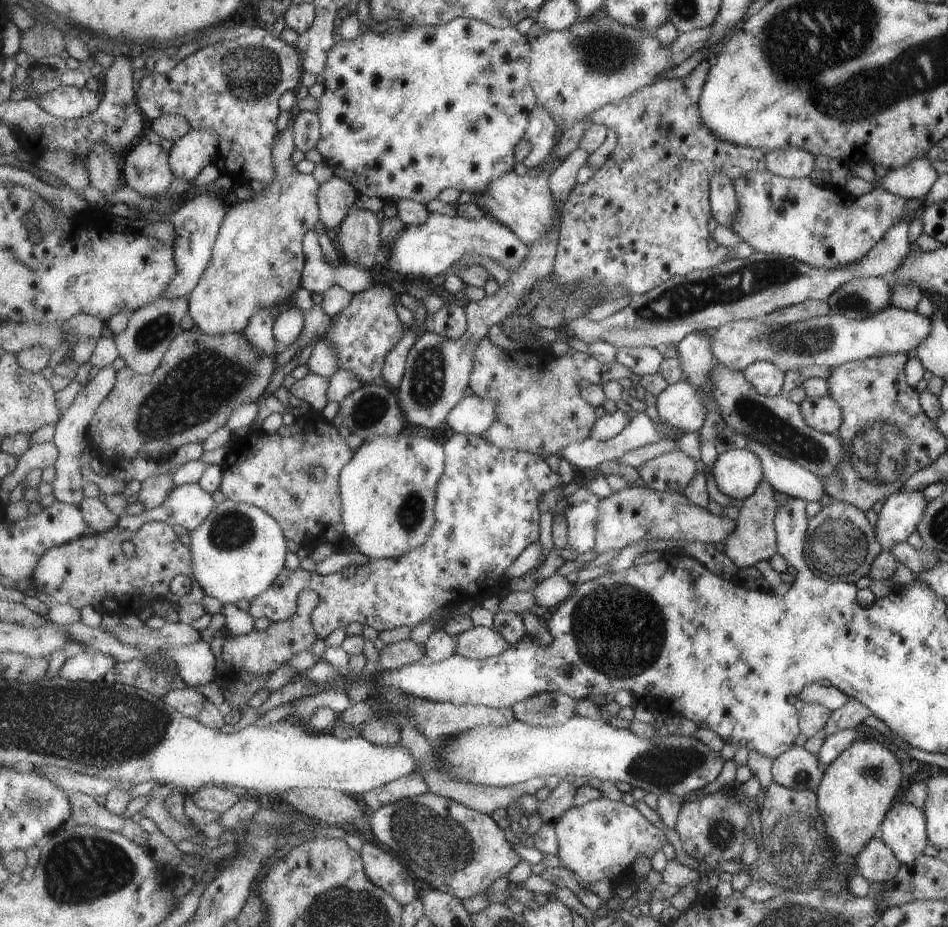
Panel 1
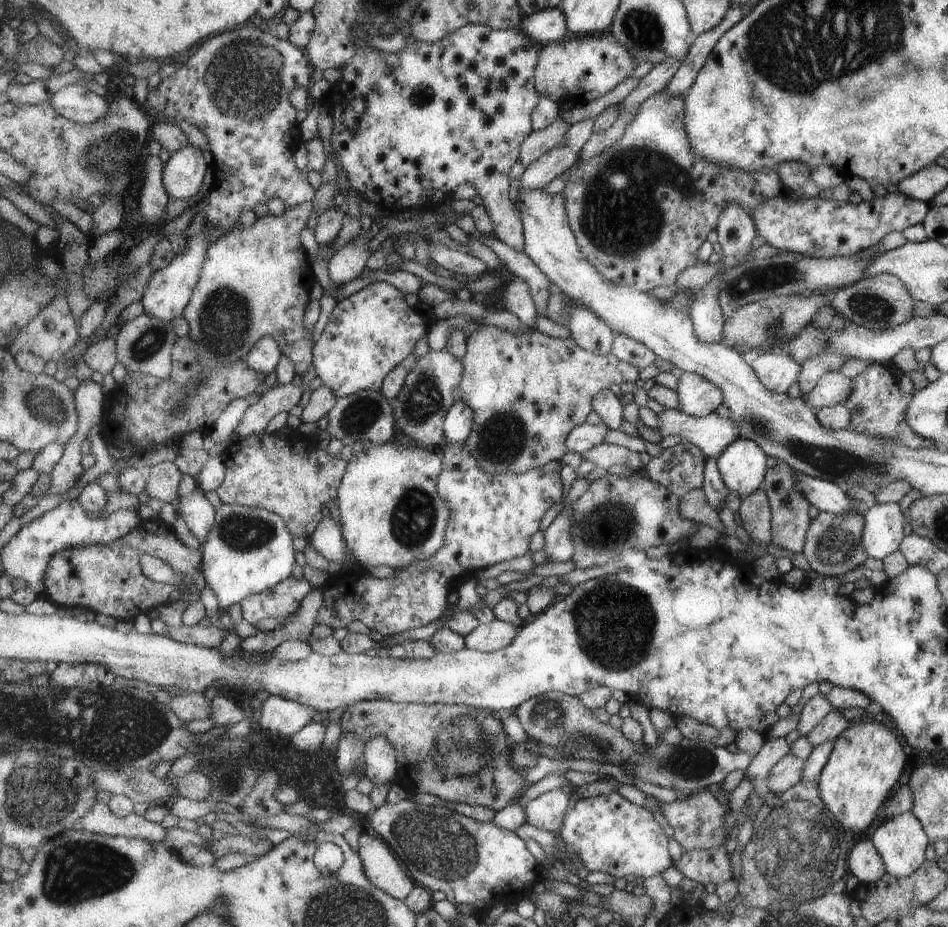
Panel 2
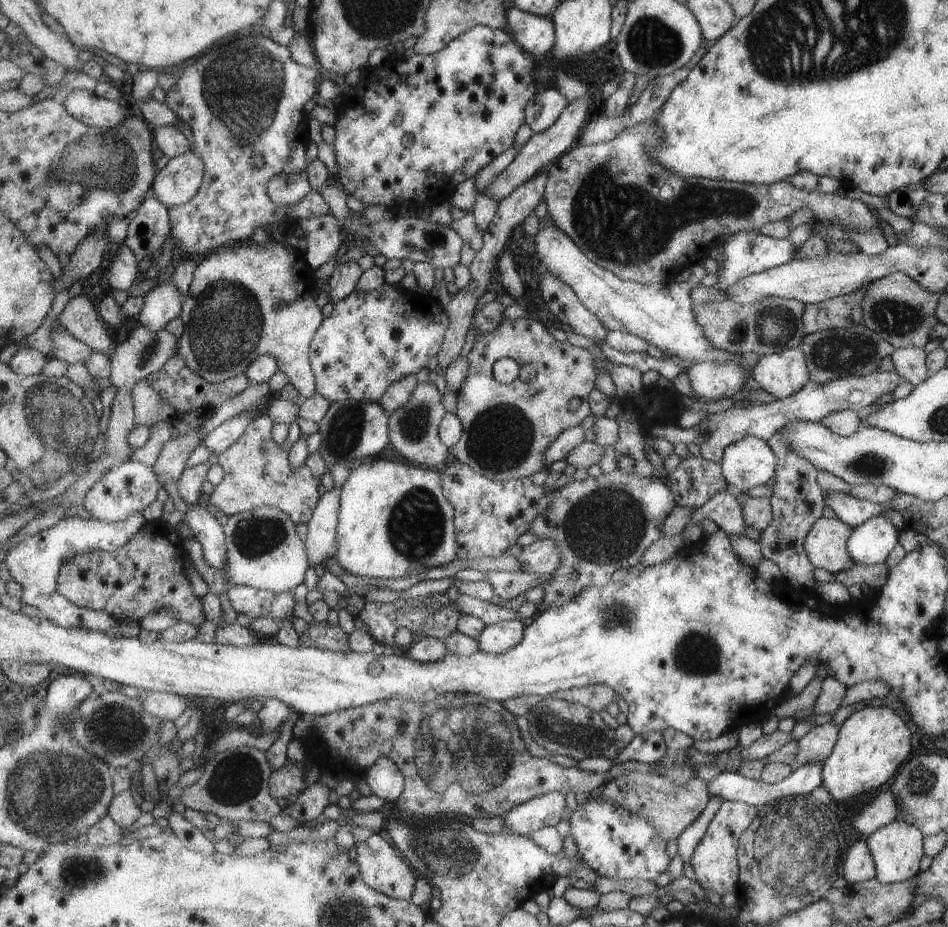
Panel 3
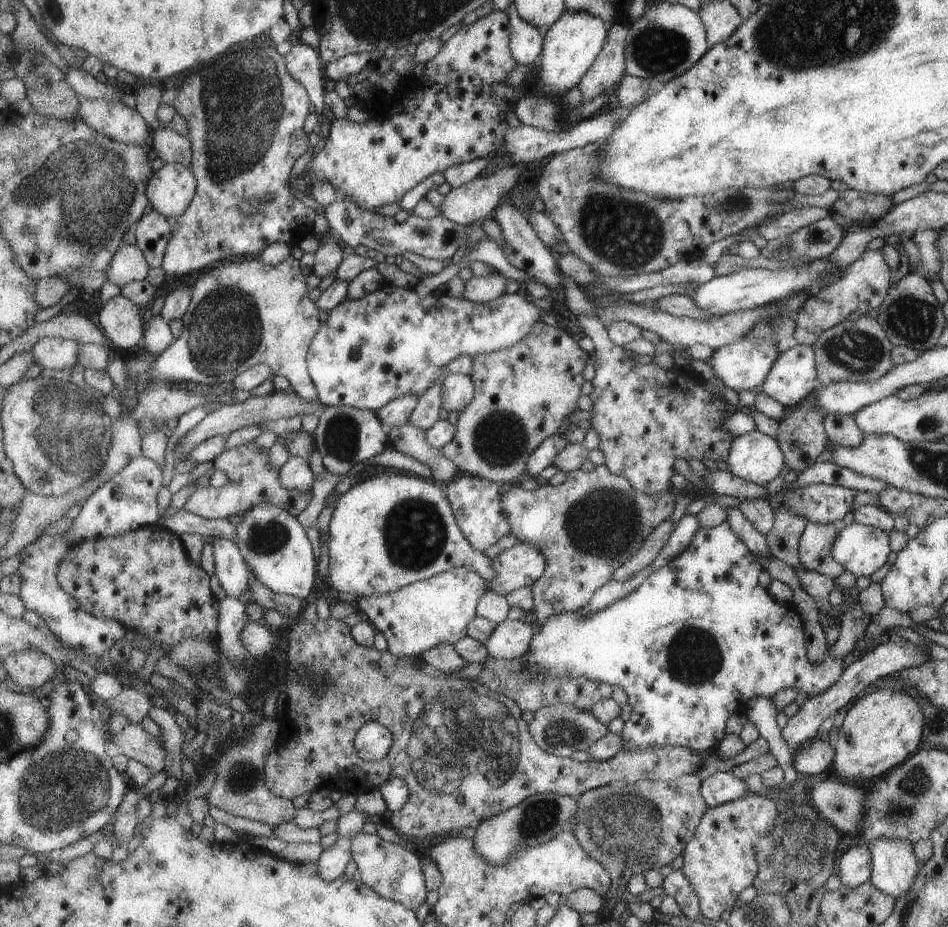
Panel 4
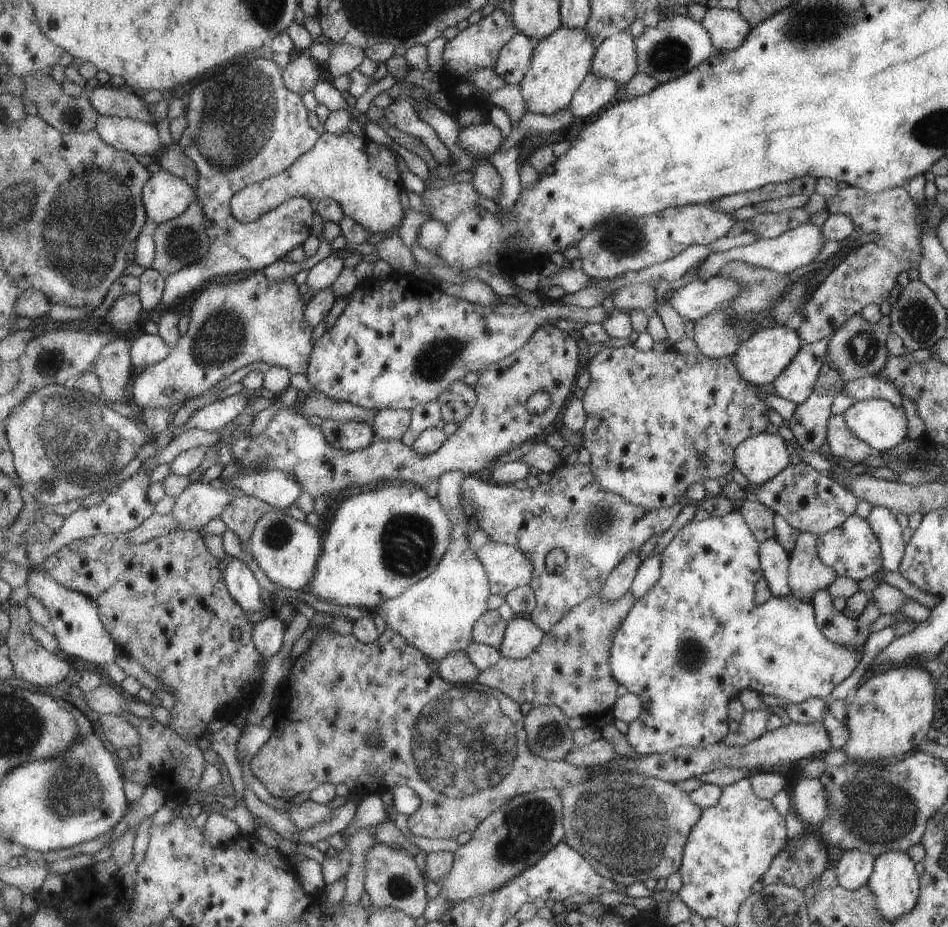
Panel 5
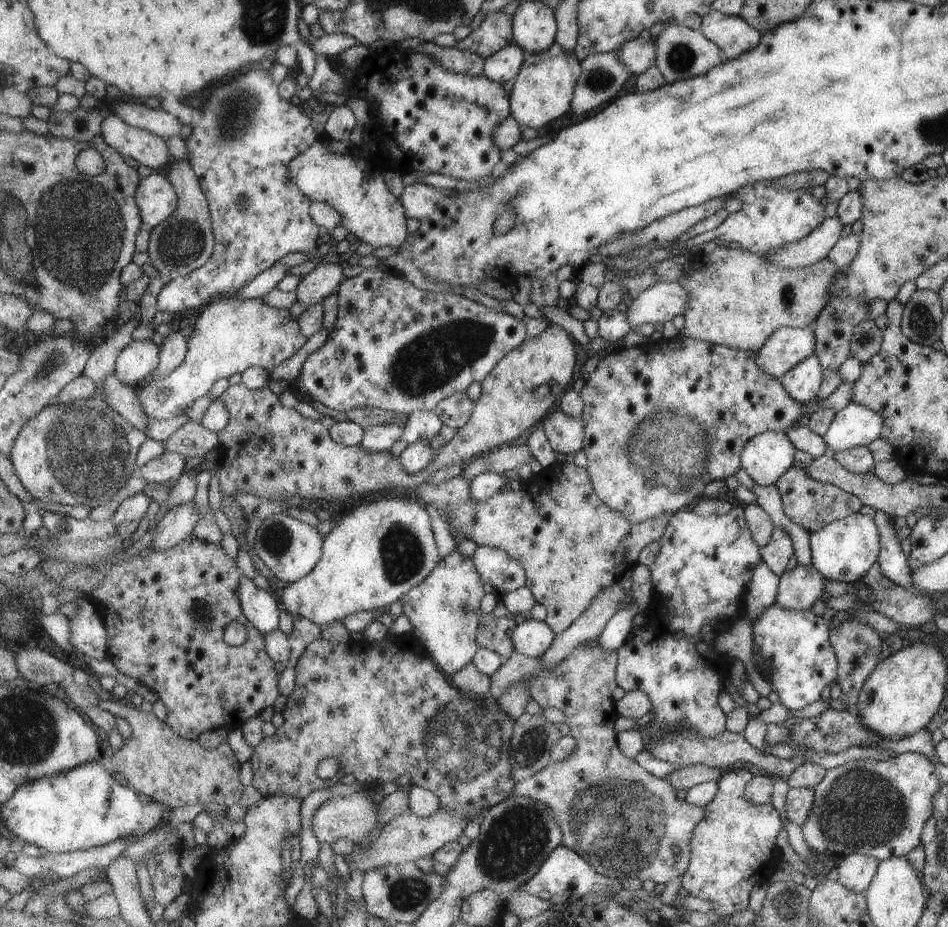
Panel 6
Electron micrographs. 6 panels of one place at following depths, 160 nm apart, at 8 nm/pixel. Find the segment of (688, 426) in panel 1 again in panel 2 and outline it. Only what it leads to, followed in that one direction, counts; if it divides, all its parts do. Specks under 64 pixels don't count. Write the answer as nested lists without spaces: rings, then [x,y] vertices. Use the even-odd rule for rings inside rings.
[[[683,372],[678,384],[680,410],[694,417],[706,417],[723,405],[723,391],[710,380]]]

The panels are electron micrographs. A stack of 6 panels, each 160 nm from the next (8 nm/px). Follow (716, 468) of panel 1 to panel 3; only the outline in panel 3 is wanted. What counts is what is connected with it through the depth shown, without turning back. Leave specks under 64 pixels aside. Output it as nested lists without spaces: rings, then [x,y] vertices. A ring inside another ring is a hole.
[[[744,436],[727,447],[719,463],[733,491],[748,491],[773,478],[776,458],[764,440]]]

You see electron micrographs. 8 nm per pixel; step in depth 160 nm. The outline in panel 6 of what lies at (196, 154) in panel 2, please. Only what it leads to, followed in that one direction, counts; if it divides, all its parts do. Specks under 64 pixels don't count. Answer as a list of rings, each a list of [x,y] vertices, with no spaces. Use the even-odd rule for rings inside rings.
[[[152,172],[143,178],[136,197],[144,222],[155,228],[178,209],[180,196],[167,175]]]

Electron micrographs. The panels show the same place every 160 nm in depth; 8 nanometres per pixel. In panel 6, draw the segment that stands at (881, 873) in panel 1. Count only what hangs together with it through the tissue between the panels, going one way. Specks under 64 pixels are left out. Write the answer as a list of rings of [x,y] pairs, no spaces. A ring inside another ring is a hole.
[[[851,853],[842,857],[837,868],[837,881],[847,890],[863,893],[869,886],[873,873],[876,871],[878,860],[867,855]]]

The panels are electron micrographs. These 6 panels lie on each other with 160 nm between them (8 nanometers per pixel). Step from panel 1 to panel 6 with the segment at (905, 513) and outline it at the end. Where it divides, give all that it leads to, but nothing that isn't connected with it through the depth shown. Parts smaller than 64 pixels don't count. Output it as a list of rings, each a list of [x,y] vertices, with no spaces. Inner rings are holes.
[[[859,512],[834,521],[825,521],[819,530],[809,533],[808,543],[811,565],[822,574],[823,578],[846,583],[859,581],[877,560],[880,549],[877,525],[868,515]]]

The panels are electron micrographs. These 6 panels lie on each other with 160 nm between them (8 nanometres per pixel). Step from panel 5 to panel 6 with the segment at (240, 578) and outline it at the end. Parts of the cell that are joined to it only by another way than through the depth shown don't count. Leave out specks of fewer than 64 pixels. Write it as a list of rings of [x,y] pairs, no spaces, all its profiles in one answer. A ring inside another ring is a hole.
[[[242,576],[238,593],[247,618],[265,634],[275,630],[281,622],[283,606],[270,588],[259,589],[253,579]]]

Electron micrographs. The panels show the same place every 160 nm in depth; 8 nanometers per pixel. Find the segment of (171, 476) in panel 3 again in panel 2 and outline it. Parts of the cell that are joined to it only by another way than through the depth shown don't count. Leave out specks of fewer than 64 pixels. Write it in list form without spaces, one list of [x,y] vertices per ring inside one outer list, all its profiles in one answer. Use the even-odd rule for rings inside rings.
[[[164,461],[152,467],[148,472],[145,493],[150,498],[174,504],[180,496],[180,482],[184,477],[175,461]]]

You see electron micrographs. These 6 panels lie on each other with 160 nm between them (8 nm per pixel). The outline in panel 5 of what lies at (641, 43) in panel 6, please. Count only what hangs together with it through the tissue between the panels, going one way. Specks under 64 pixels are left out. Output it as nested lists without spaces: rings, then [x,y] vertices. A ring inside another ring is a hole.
[[[627,29],[605,39],[598,46],[592,72],[604,79],[627,84],[639,74],[636,42]]]

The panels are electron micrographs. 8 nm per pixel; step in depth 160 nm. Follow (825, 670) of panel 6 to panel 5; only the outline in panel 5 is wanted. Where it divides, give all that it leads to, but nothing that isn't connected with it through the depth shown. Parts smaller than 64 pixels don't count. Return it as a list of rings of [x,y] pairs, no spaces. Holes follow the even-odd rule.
[[[735,510],[726,516],[713,516],[713,518],[703,521],[693,519],[687,522],[683,528],[677,531],[674,539],[661,554],[661,578],[653,586],[653,590],[649,594],[645,594],[631,608],[629,616],[619,626],[619,630],[615,634],[615,642],[611,646],[613,676],[619,680],[620,684],[627,686],[631,693],[637,694],[643,700],[643,712],[635,722],[629,725],[630,729],[626,734],[628,744],[637,755],[651,756],[671,752],[679,747],[706,748],[713,744],[720,744],[725,736],[731,732],[731,704],[735,704],[735,700],[740,700],[739,696],[744,689],[755,690],[759,695],[773,695],[785,700],[787,705],[799,704],[811,698],[829,699],[833,688],[845,680],[861,660],[862,654],[859,648],[855,648],[855,650],[843,648],[843,646],[833,644],[823,636],[818,625],[815,624],[813,604],[796,600],[790,595],[771,596],[763,604],[753,606],[751,610],[745,612],[745,592],[753,592],[755,582],[757,582],[757,570],[762,570],[759,568],[758,550],[759,543],[755,540],[754,534],[750,532],[749,526],[746,525],[741,510]]]

